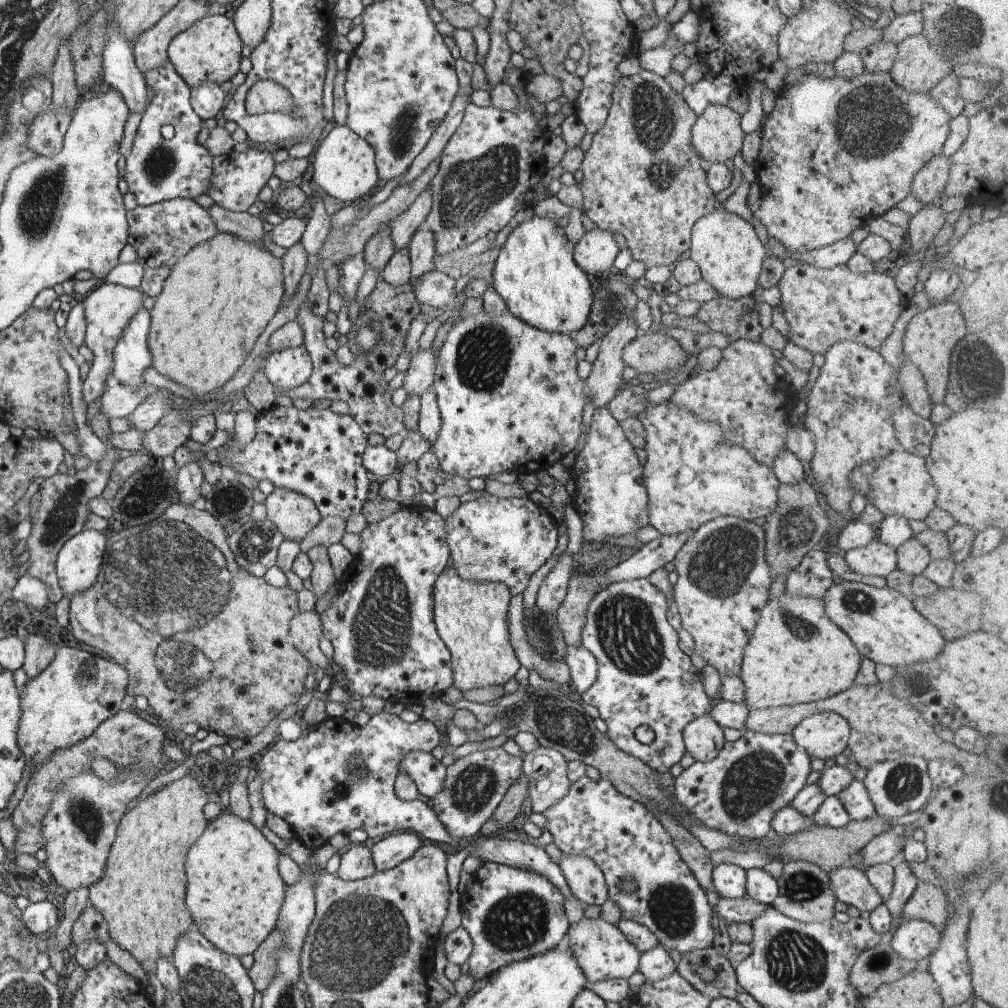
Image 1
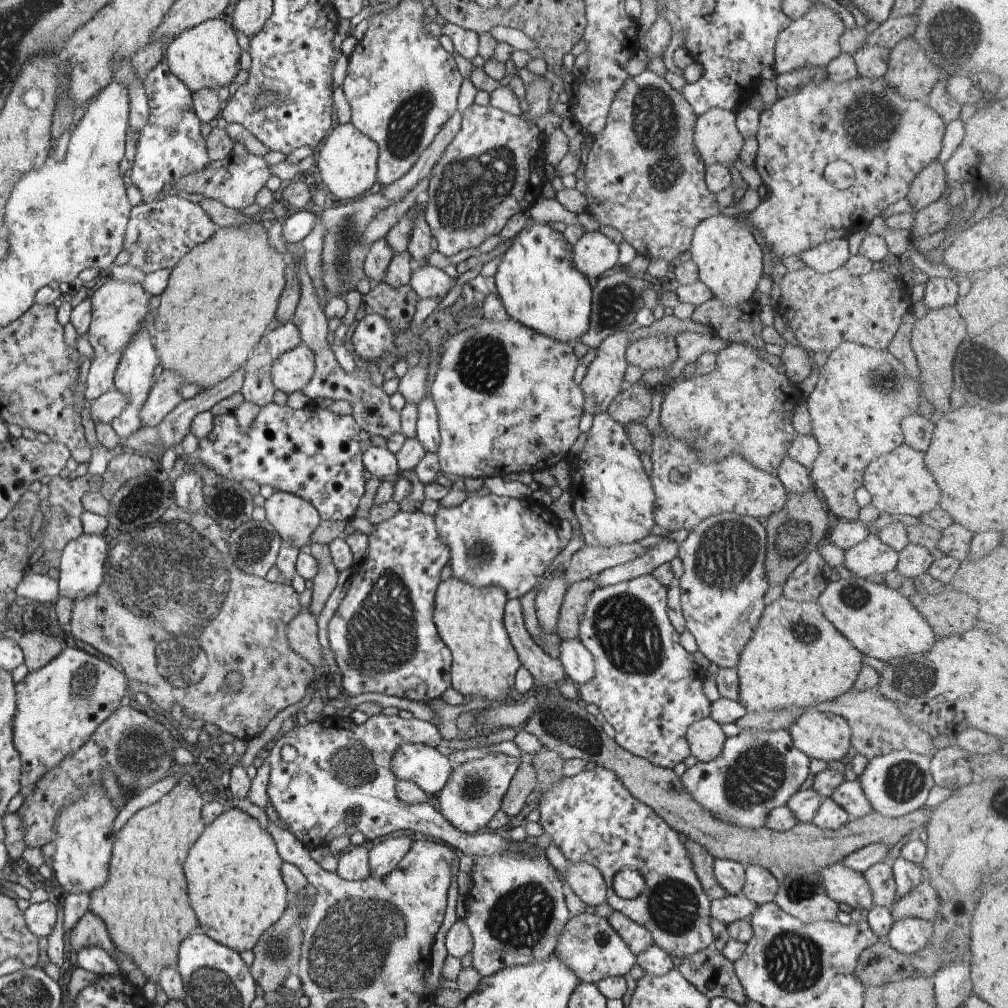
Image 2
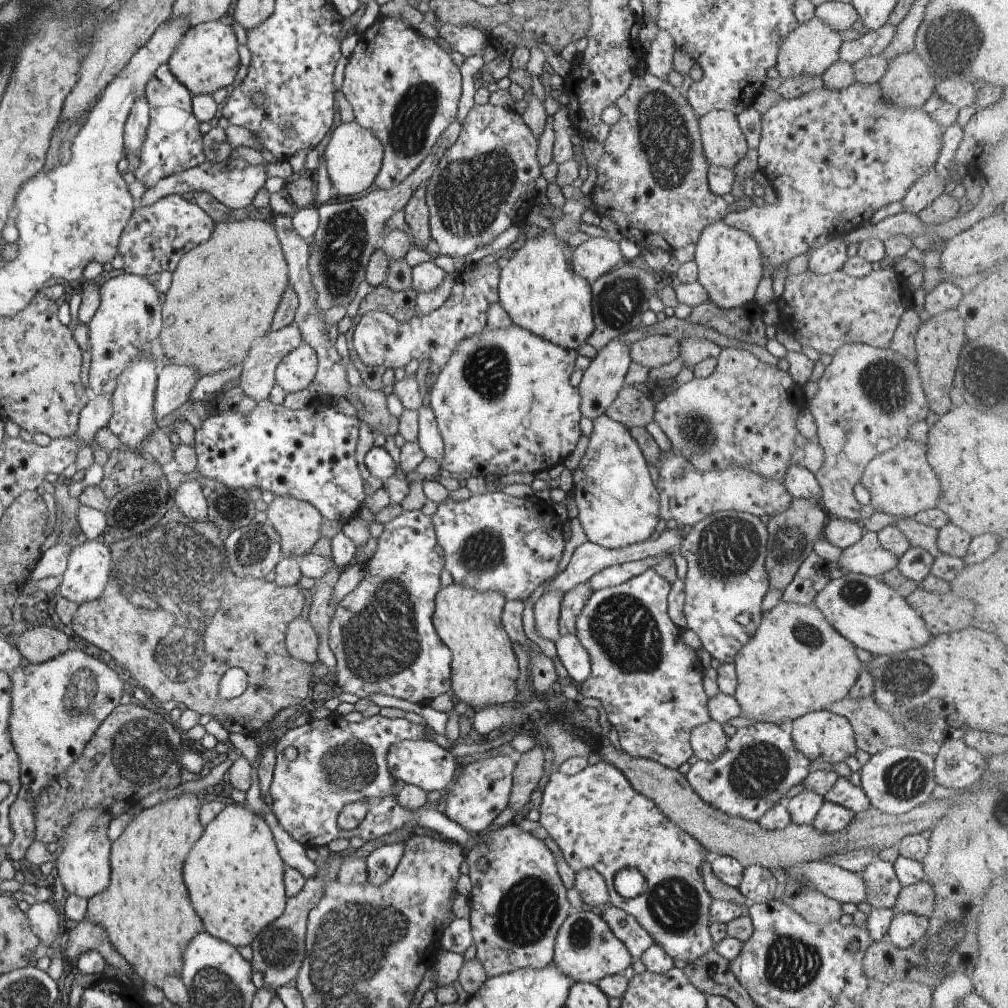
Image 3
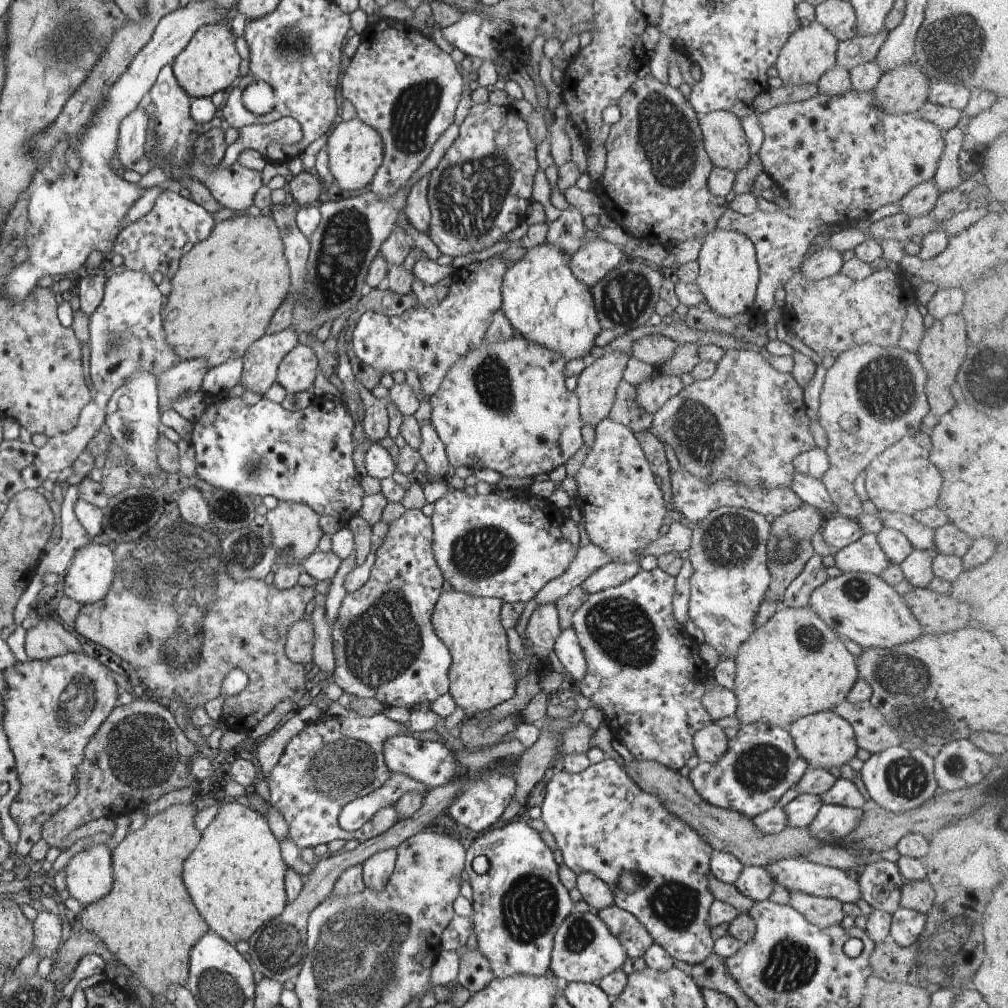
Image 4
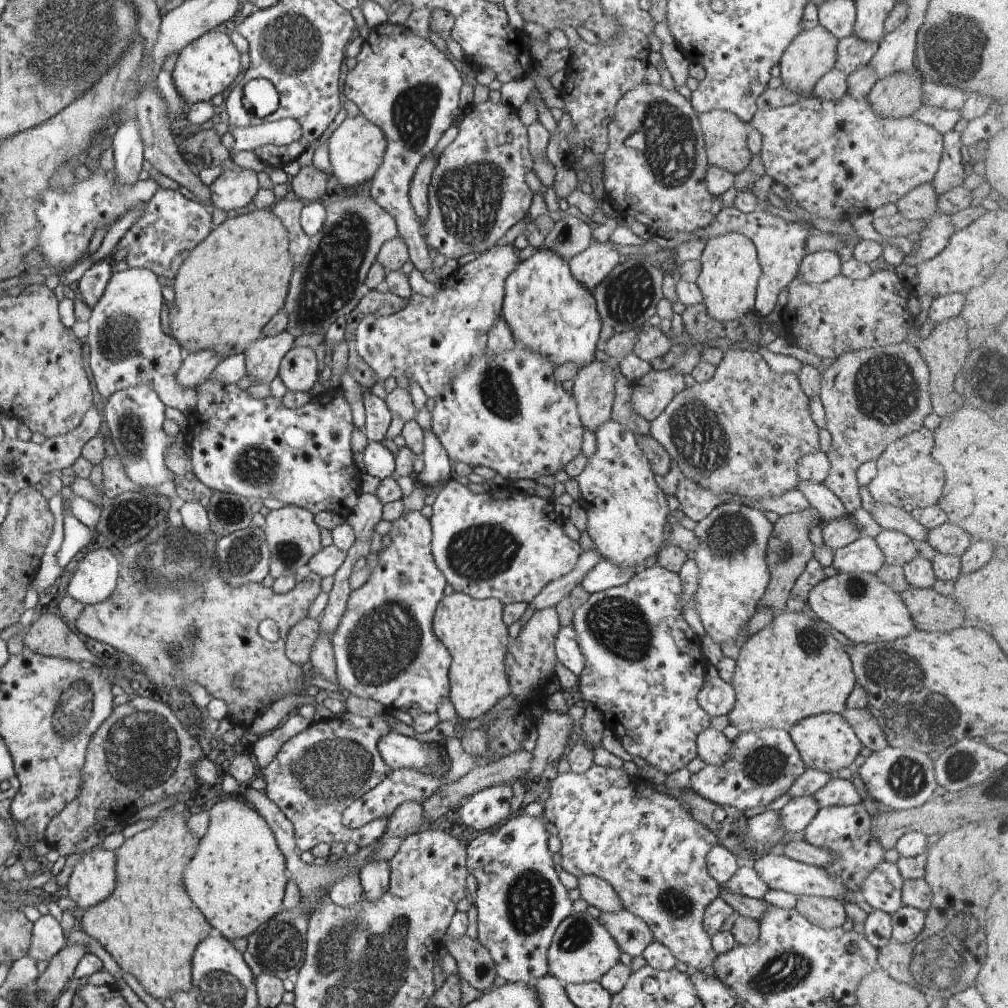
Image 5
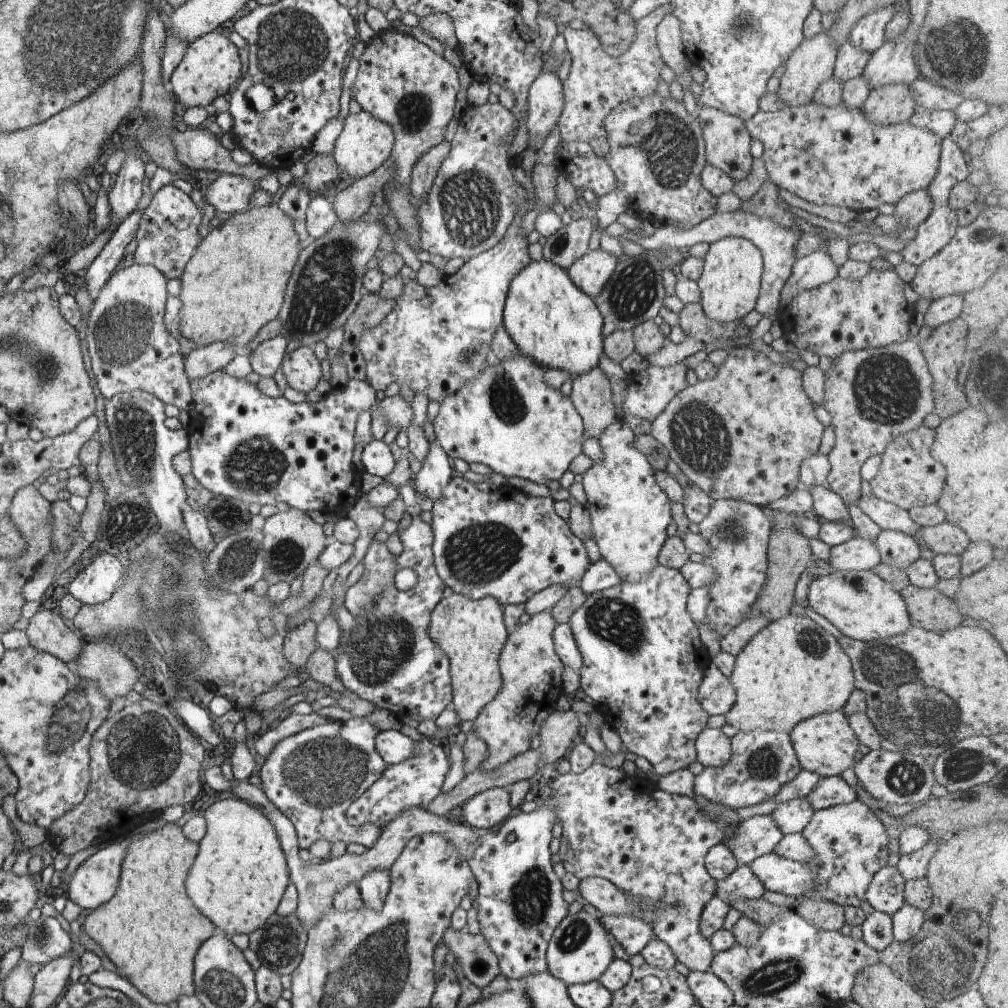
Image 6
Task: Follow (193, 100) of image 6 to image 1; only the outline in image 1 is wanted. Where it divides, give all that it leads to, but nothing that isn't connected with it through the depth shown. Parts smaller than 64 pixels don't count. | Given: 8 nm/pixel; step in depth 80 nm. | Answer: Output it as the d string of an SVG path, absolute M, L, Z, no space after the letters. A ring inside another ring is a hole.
M223 12L215 13L195 22L190 28L171 40L167 53L176 72L189 87L210 81L221 85L241 70L242 44L233 20Z

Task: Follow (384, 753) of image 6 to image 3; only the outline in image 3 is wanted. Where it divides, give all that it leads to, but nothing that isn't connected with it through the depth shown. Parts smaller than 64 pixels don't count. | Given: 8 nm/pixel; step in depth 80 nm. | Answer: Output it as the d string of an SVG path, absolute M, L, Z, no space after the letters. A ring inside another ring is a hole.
M429 739L402 740L390 748L387 758L388 770L395 780L418 786L426 793L446 790L455 778L459 765L456 757Z

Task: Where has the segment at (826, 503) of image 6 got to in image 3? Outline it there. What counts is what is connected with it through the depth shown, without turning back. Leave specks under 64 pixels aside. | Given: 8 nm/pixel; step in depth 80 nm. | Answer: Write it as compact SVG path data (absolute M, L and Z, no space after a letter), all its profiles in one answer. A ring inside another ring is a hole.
M790 464L784 474L783 486L795 498L814 500L820 503L822 490L814 476L806 468Z

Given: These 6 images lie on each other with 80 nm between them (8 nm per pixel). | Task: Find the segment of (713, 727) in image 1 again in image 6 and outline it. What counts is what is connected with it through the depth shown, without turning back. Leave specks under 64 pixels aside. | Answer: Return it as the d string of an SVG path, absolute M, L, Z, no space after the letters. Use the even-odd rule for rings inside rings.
M707 727L695 743L697 760L704 767L726 765L733 756L731 739L720 729Z

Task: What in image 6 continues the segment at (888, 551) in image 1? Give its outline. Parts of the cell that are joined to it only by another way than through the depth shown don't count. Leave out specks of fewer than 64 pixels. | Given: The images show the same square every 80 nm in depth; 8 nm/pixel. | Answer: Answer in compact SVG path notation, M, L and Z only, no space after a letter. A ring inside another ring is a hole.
M857 535L846 544L832 548L829 563L839 572L873 571L882 564L882 558L874 541Z

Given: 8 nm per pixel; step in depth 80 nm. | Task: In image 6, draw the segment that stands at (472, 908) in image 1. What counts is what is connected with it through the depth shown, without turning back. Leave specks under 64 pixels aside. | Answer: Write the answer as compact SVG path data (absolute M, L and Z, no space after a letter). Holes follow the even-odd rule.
M549 797L542 806L530 814L521 813L512 816L501 824L498 830L493 829L478 840L476 852L468 861L468 866L478 882L478 918L480 932L484 936L490 950L498 958L500 972L514 985L517 982L548 970L546 952L554 930L569 913L569 904L563 898L564 888L560 878L552 867L550 842L553 839L552 828L556 820L556 800Z

